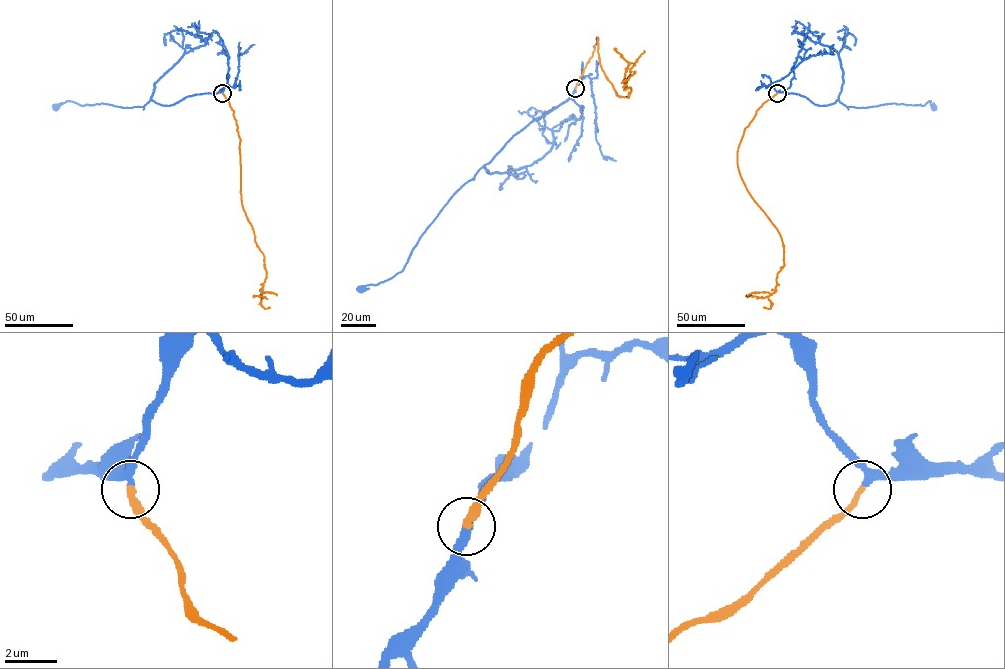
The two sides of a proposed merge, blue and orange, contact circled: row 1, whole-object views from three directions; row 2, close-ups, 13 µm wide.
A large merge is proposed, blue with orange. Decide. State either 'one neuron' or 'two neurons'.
one neuron

